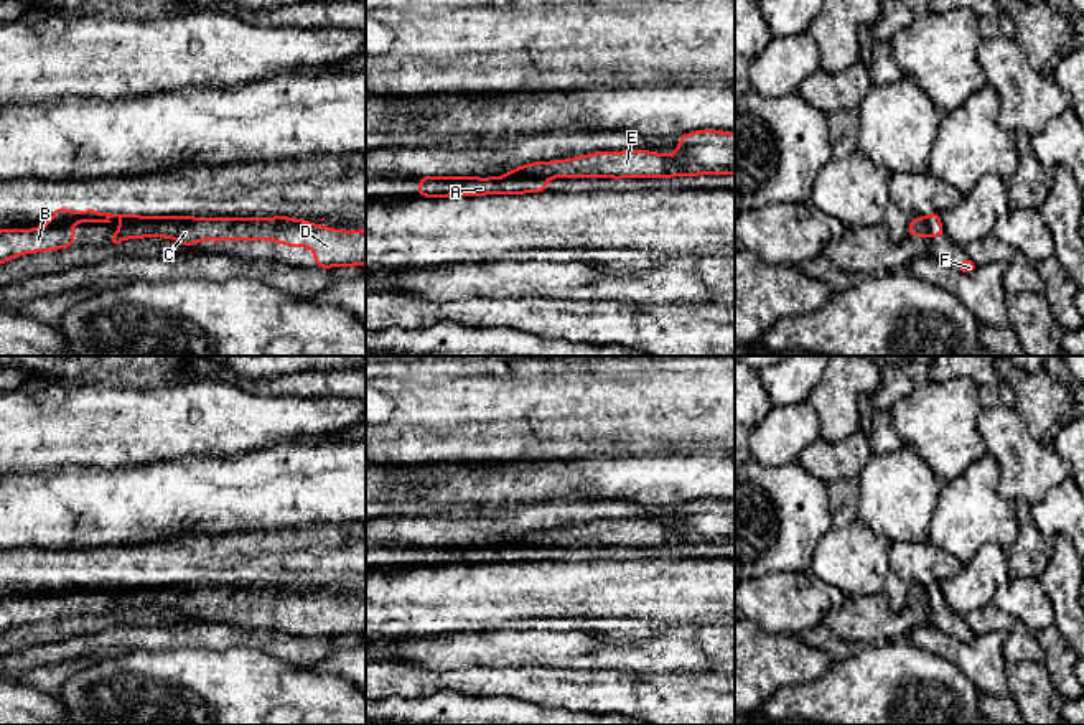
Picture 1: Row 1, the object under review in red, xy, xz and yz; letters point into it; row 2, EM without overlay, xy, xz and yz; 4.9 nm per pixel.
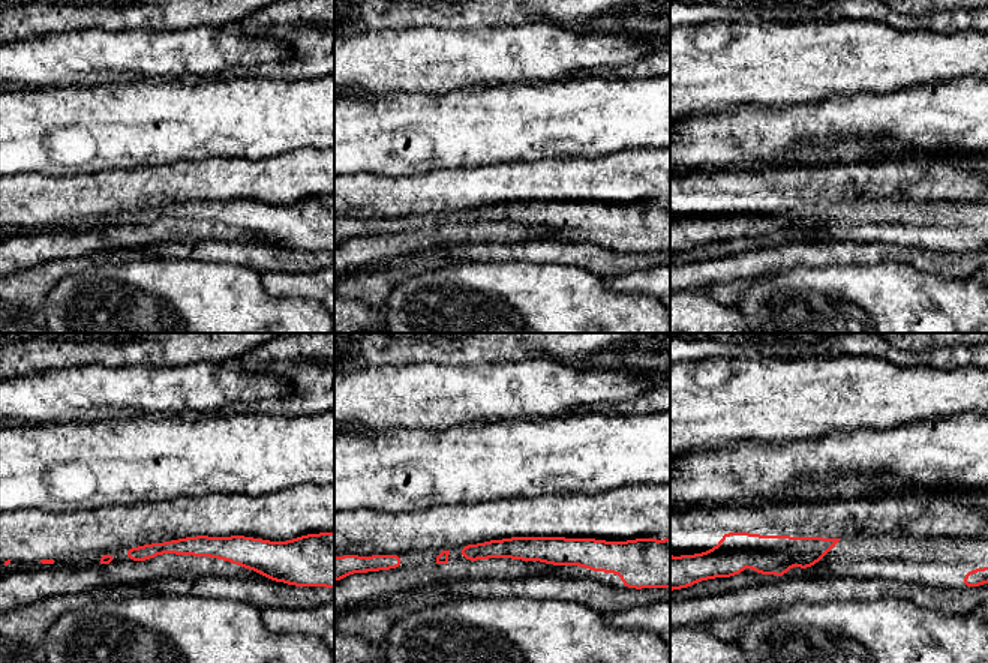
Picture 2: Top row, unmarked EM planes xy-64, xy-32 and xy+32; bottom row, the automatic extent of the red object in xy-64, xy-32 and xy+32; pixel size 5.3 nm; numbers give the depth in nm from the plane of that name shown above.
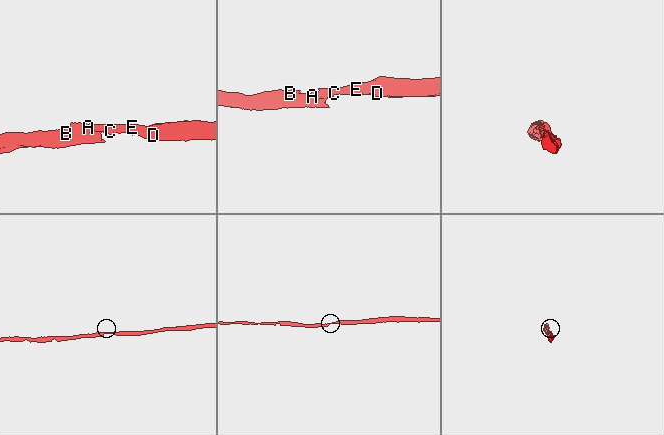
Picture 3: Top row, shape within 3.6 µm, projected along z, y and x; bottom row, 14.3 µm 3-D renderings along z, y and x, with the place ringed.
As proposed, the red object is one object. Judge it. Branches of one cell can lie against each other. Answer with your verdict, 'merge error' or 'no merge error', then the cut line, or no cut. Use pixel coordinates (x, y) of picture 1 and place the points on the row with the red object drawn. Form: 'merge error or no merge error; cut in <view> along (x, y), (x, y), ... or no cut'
no merge error; no cut

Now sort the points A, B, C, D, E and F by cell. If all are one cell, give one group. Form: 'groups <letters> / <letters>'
groups A B C D E F

